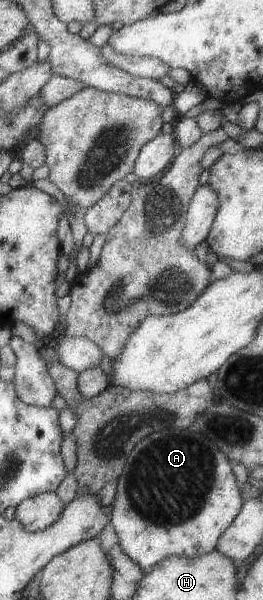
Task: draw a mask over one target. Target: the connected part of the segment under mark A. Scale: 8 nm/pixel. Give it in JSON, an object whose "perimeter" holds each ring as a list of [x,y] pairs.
{"perimeter":[[[162,428],[137,442],[125,460],[112,502],[112,526],[116,529],[124,554],[139,564],[145,573],[163,558],[199,557],[214,550],[220,535],[238,516],[244,501],[241,496],[242,486],[236,481],[230,464],[229,458],[206,436],[194,434],[189,428]]]}

